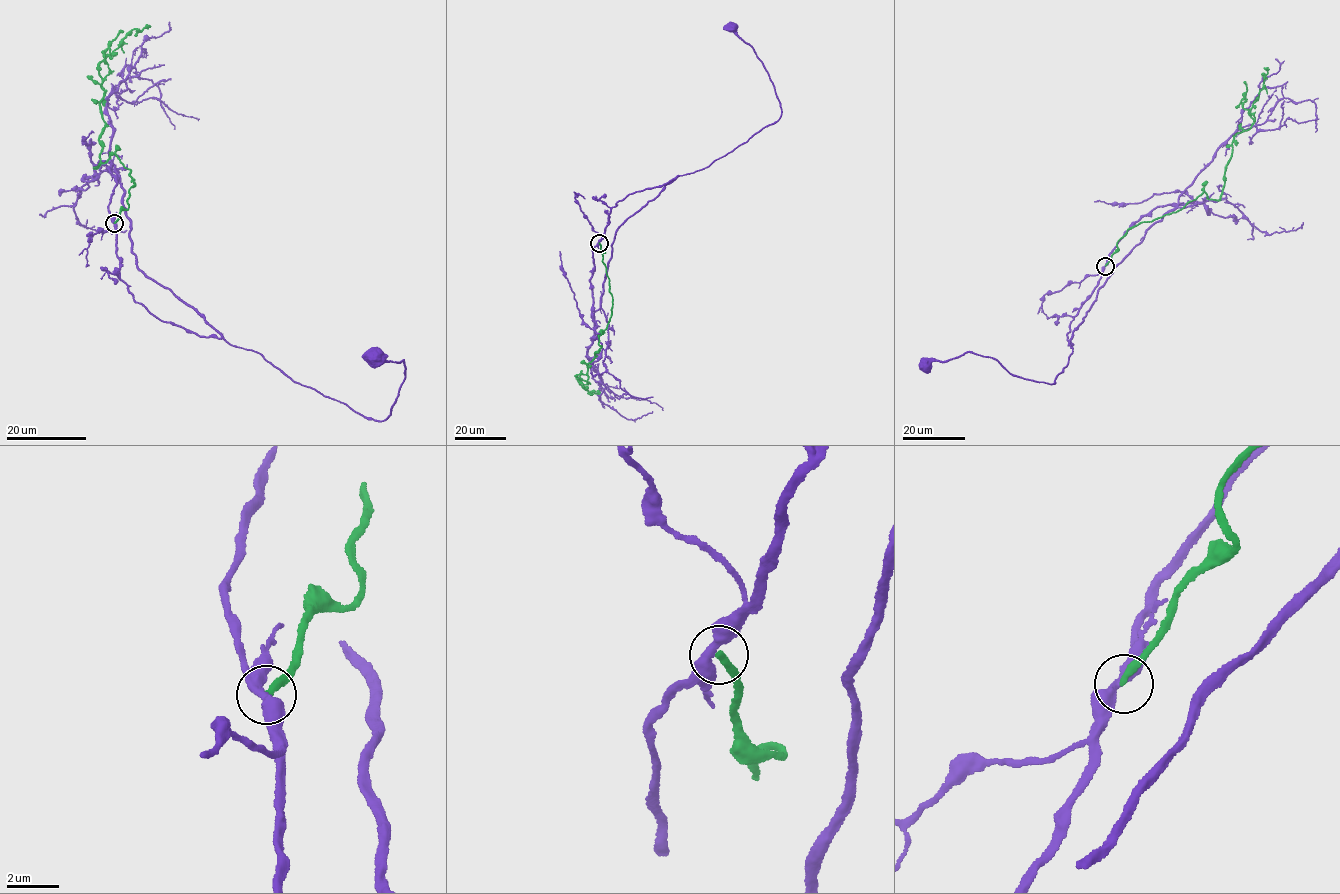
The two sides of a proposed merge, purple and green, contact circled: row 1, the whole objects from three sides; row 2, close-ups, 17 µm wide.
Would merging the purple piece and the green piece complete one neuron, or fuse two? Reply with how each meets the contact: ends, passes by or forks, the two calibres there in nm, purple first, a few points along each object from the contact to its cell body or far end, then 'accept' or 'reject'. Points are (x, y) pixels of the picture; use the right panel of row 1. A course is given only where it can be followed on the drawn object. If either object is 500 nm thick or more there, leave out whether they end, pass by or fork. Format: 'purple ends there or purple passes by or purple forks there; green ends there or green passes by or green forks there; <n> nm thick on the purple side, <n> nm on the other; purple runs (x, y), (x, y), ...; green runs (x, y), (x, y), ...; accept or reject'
purple passes by; green ends there; 420 nm thick on the purple side, 260 nm on the other; purple runs (1105, 266), (1071, 322), (1067, 335), (1072, 352), (1051, 384), (1012, 375), (995, 359), (971, 352), (925, 365); green runs (1105, 266), (1129, 229), (1179, 211), (1204, 190), (1219, 200), (1234, 136), (1253, 122), (1267, 67); reject

